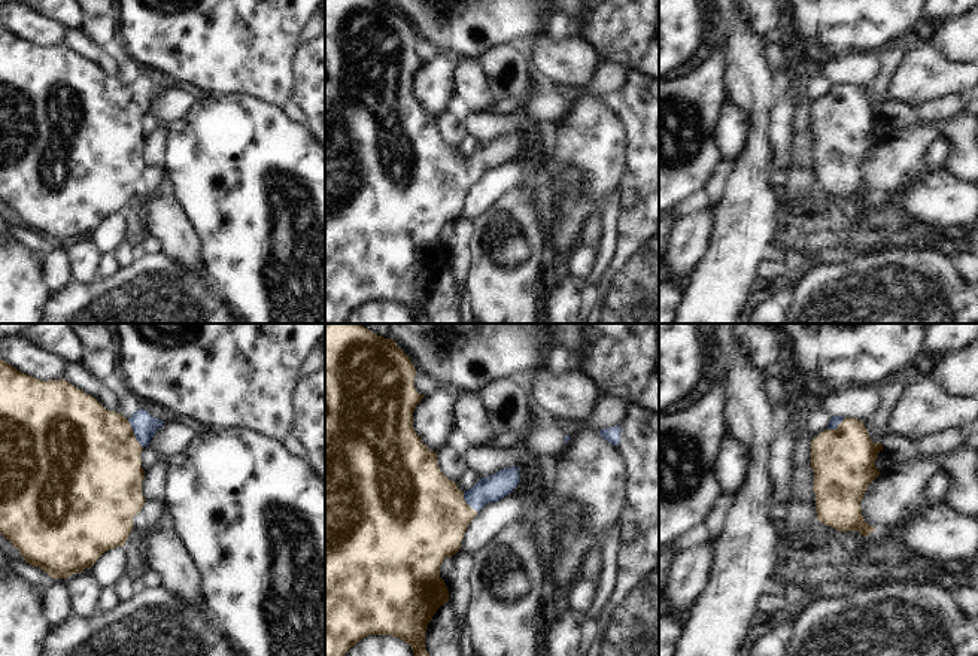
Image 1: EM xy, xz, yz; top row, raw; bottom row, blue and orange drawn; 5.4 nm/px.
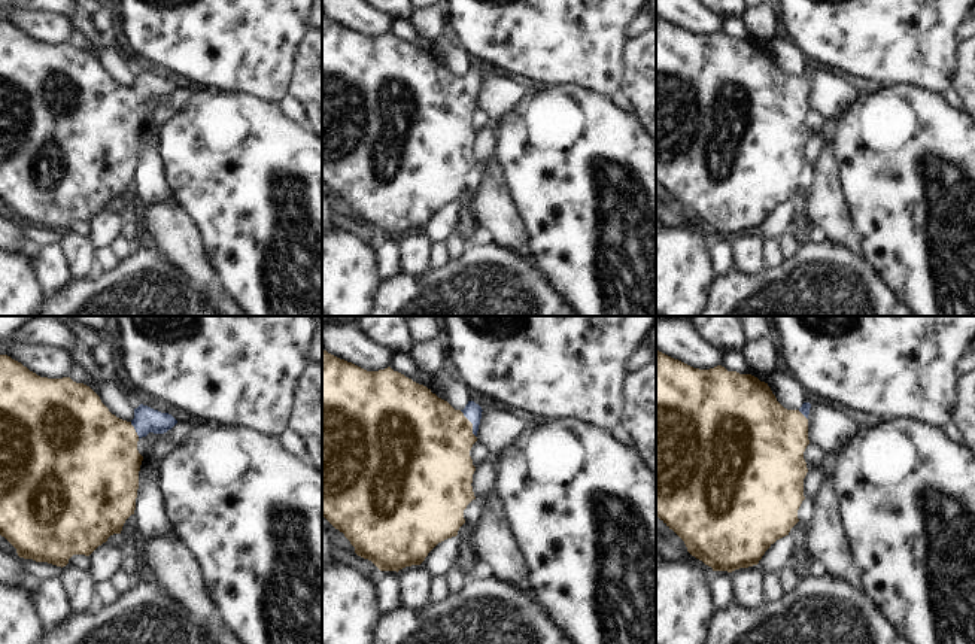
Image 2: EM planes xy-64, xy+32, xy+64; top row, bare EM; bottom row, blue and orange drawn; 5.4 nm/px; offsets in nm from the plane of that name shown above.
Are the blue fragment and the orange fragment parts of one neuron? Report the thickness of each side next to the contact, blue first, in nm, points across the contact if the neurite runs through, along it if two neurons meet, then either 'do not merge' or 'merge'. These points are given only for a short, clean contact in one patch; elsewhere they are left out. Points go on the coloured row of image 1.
130 nm thick on the blue side, 500 nm on the other; runs through xy (143, 425), (134, 434), (102, 446), (93, 453); merge

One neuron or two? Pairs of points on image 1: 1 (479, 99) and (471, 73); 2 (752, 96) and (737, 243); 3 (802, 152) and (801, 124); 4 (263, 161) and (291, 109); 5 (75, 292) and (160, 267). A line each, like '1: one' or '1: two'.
1: one
2: one
3: one
4: two
5: one

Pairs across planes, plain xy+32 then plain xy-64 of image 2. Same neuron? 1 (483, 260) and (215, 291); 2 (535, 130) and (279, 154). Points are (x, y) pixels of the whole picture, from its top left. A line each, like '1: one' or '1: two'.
1: two
2: one

